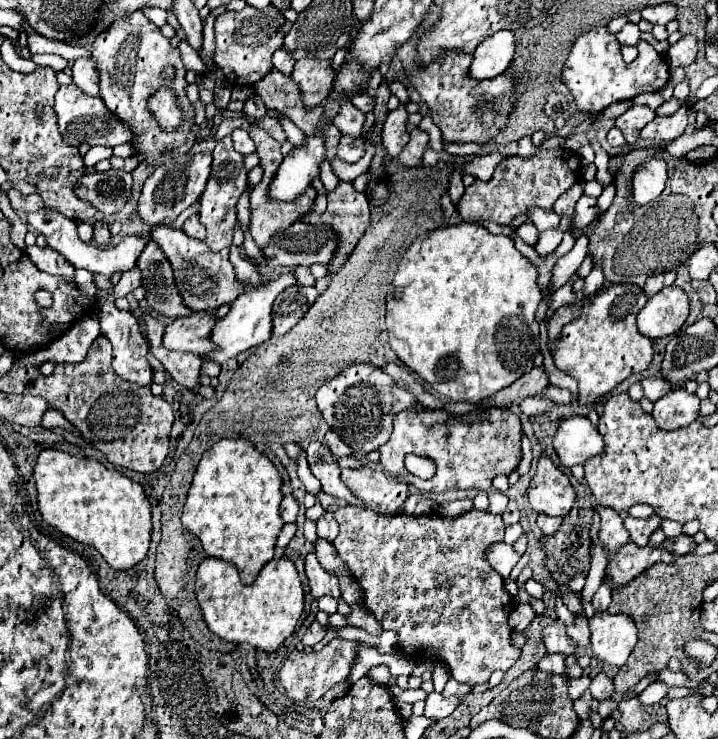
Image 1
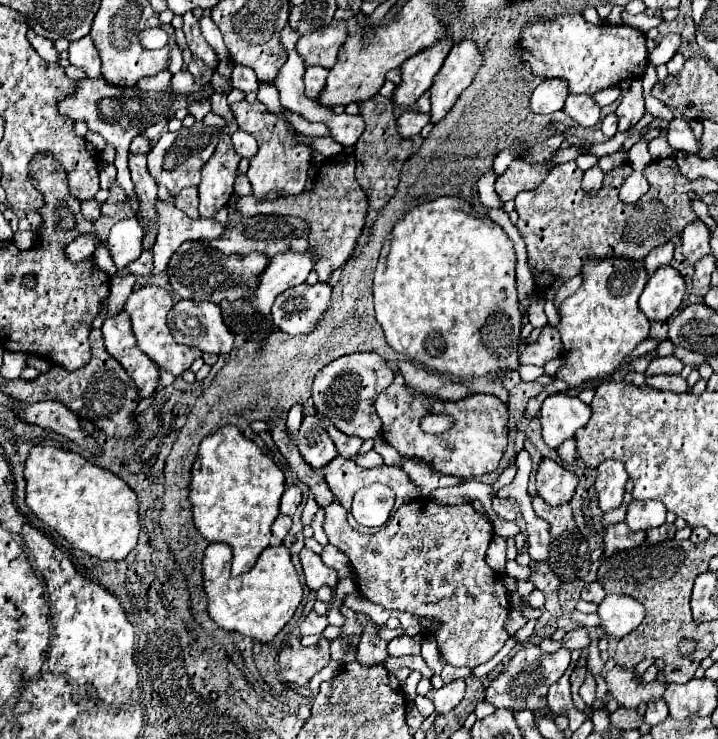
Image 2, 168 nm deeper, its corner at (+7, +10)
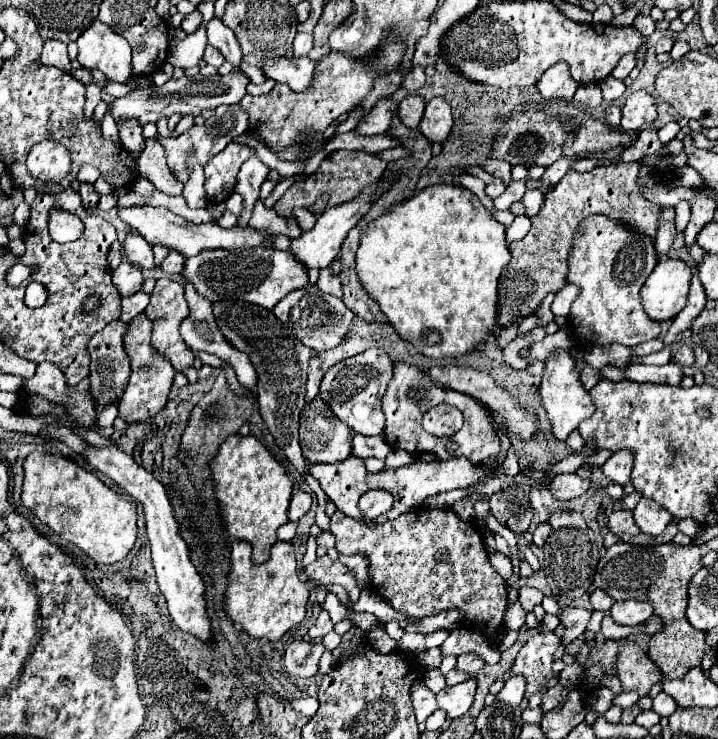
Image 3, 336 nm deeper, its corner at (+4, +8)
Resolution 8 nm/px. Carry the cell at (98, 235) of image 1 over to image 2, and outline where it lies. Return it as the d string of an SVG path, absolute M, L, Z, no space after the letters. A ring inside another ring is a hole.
M86 200L86 202L82 202L82 214L84 214L86 220L96 222L96 220L102 216L102 214L100 214L100 202L96 202L96 200Z

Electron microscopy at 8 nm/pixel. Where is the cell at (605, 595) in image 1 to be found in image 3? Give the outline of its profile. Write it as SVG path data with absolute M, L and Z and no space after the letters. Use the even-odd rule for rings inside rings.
M595 590L595 592L591 594L591 604L593 604L593 610L607 612L607 610L611 610L611 606L613 606L613 598L607 596L603 590Z

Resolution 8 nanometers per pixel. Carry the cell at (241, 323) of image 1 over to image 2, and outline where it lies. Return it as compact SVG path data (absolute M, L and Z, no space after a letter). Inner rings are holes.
M288 250L286 254L278 254L278 256L274 256L268 262L266 270L258 276L258 286L252 288L252 292L244 300L248 300L248 304L252 304L252 308L260 308L260 316L268 316L270 308L272 308L272 304L276 300L276 296L280 292L296 286L296 284L304 284L306 278L308 278L308 274L310 274L310 270L312 270L312 266L314 266L314 254L312 252L298 254L298 252Z

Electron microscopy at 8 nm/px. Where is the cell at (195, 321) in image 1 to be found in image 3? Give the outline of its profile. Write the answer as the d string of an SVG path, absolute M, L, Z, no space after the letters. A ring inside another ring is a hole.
M183 282L183 288L185 288L185 298L189 302L189 308L191 308L191 316L183 320L181 324L181 336L185 340L185 344L193 350L193 352L209 352L209 354L215 354L217 358L221 358L223 362L227 362L229 366L235 368L235 374L237 374L237 380L241 386L245 388L255 388L255 382L257 382L257 374L255 374L255 368L251 366L251 360L247 358L247 354L235 350L233 346L229 346L229 342L223 338L223 334L219 332L217 328L217 322L215 322L215 316L213 316L213 310L211 310L211 302L207 302L207 298L199 296L195 286L191 286L191 282Z

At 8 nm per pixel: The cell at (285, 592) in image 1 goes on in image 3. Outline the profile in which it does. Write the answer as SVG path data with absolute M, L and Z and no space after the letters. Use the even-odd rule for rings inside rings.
M235 540L231 546L231 574L227 586L225 610L233 624L239 624L249 636L277 642L289 628L305 618L309 590L297 576L297 562L291 542L275 542L271 558L265 564L249 564L251 544Z

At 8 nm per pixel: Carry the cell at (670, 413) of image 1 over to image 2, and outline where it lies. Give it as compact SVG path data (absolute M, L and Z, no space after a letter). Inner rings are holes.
M650 376L646 378L650 388L656 388L658 392L688 392L688 384L682 376Z

